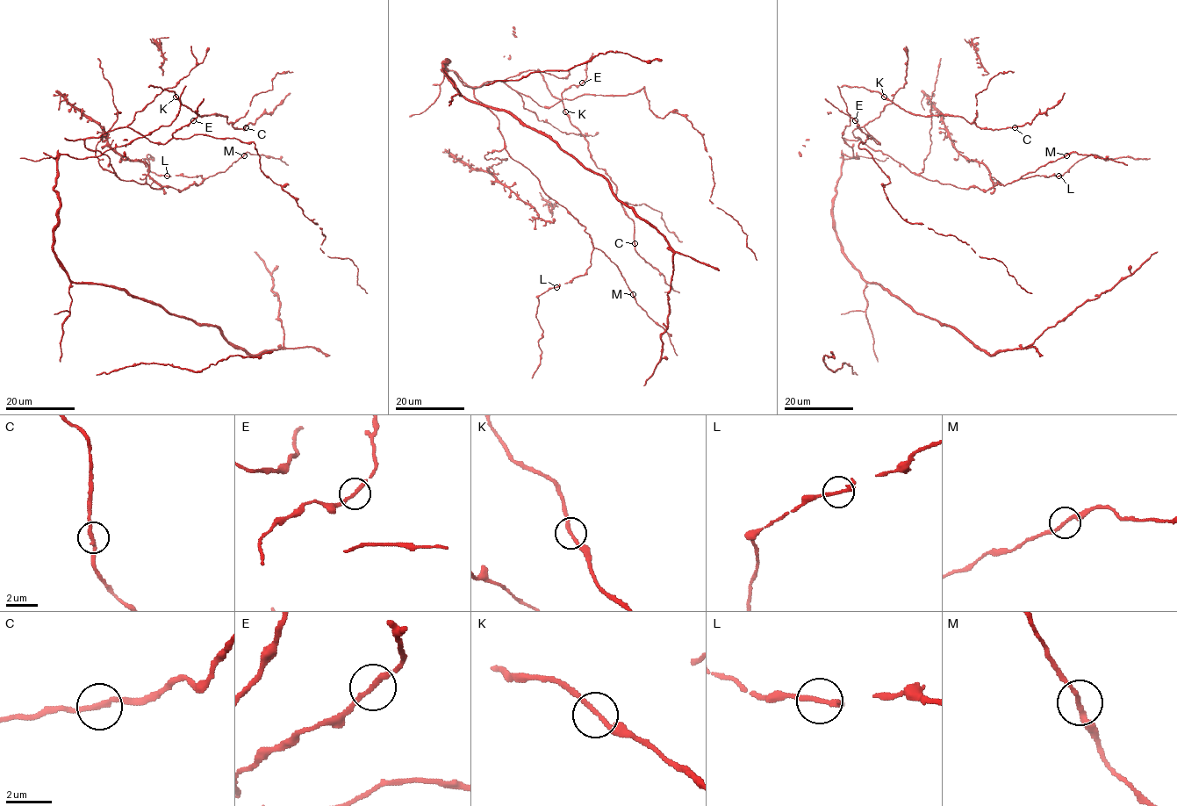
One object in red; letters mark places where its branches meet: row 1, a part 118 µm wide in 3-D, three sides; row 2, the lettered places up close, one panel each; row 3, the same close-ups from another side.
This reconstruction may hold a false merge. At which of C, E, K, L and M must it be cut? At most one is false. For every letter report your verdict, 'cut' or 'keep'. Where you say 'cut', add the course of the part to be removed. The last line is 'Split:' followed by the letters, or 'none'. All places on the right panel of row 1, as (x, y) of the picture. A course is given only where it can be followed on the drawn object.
C: keep
E: keep
K: keep
L: keep
M: keep
Split: none

